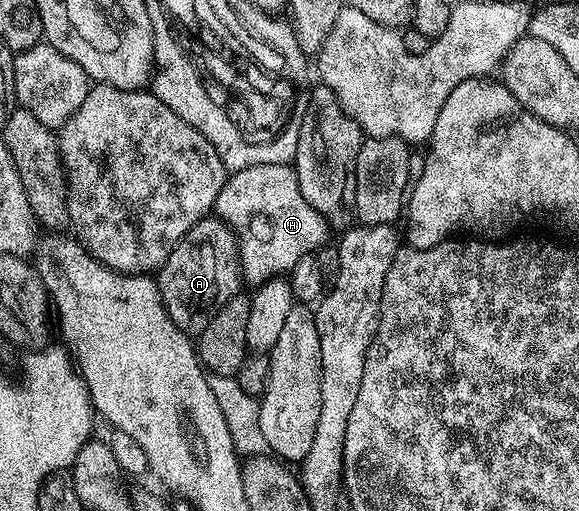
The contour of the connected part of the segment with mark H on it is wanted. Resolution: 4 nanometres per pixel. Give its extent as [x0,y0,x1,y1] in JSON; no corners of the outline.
[214,164,330,285]

